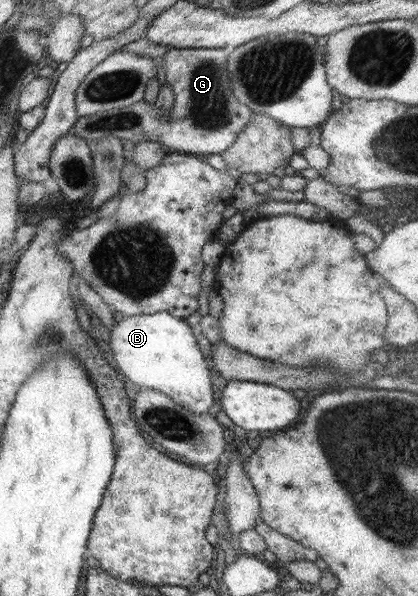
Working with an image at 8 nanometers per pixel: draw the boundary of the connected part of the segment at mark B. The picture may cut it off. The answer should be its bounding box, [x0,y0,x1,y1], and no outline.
[109,311,215,416]

